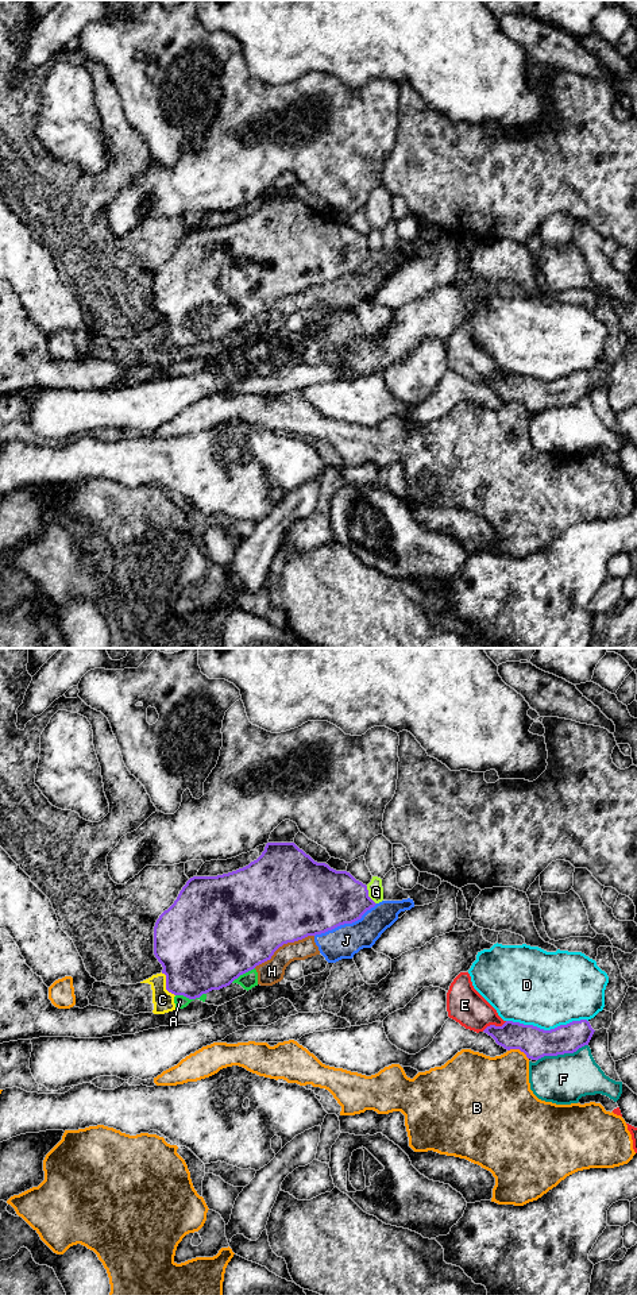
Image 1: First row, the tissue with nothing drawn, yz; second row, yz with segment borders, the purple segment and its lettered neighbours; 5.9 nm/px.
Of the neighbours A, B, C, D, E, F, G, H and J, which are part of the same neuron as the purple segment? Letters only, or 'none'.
none

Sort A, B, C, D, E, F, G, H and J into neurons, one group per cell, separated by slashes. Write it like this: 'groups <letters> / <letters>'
groups A C H J / B / D / E / F / G

